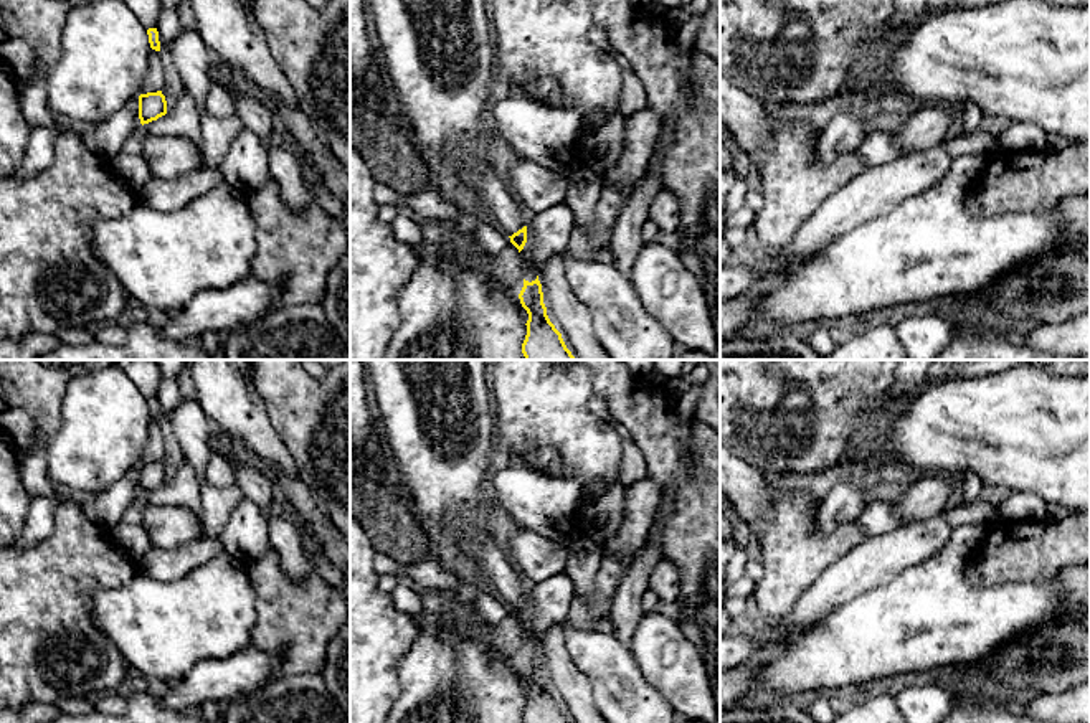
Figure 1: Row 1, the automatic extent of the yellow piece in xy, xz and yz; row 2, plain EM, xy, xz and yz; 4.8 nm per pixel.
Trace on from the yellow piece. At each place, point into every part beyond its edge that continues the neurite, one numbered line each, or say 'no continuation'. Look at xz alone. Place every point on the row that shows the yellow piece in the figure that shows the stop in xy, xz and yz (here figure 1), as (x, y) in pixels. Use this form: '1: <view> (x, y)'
1: xz (497, 200)

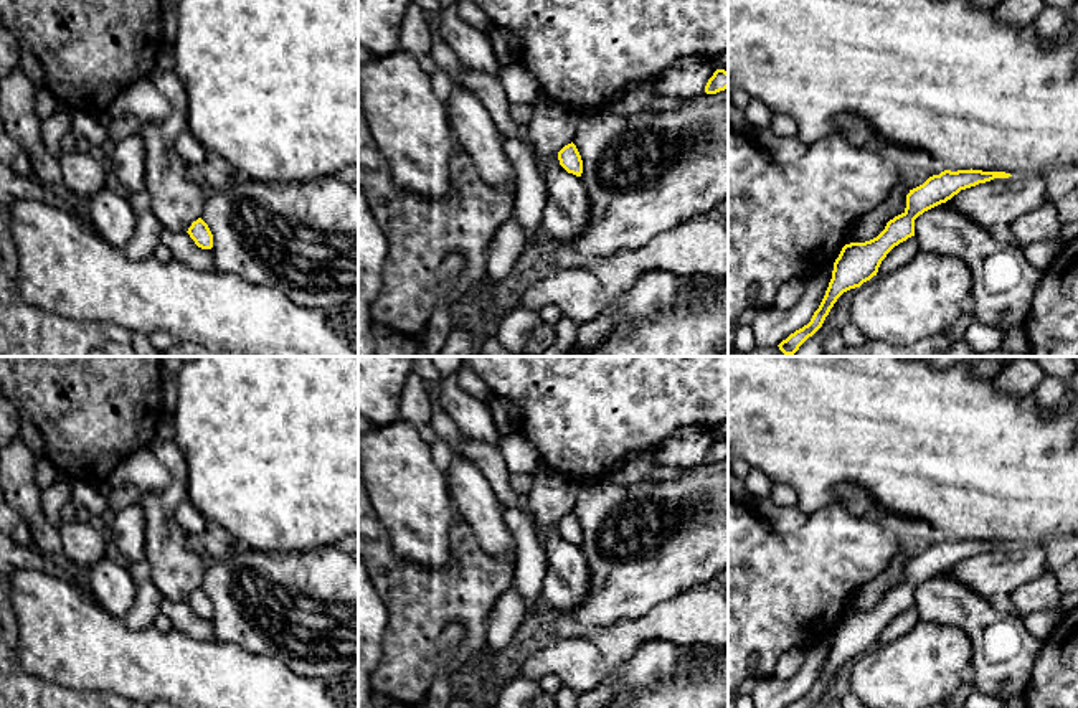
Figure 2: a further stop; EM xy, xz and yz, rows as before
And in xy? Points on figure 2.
no continuation

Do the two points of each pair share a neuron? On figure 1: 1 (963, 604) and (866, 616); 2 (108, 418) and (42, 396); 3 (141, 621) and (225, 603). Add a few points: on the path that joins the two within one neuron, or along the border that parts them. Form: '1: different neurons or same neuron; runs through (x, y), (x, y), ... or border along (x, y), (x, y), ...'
1: same neuron; runs through (938, 616), (890, 616)
2: different neurons; border along (81, 377), (68, 383), (61, 425), (48, 433)
3: same neuron; runs through (162, 621), (189, 621), (203, 614)

